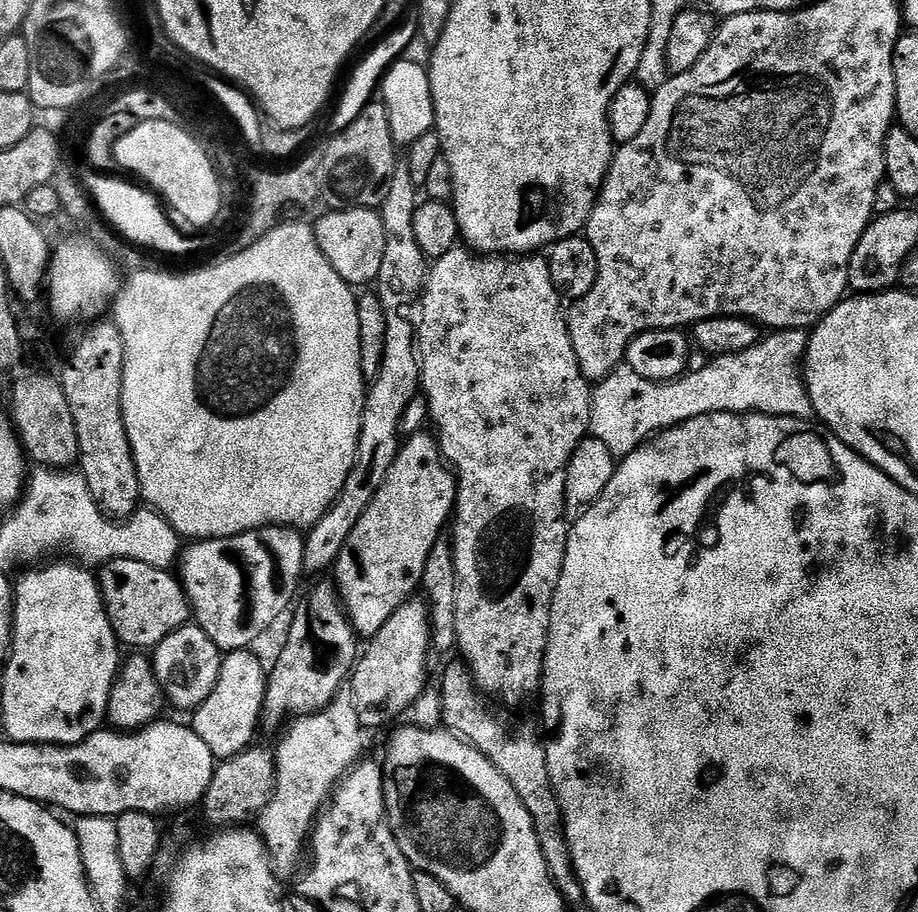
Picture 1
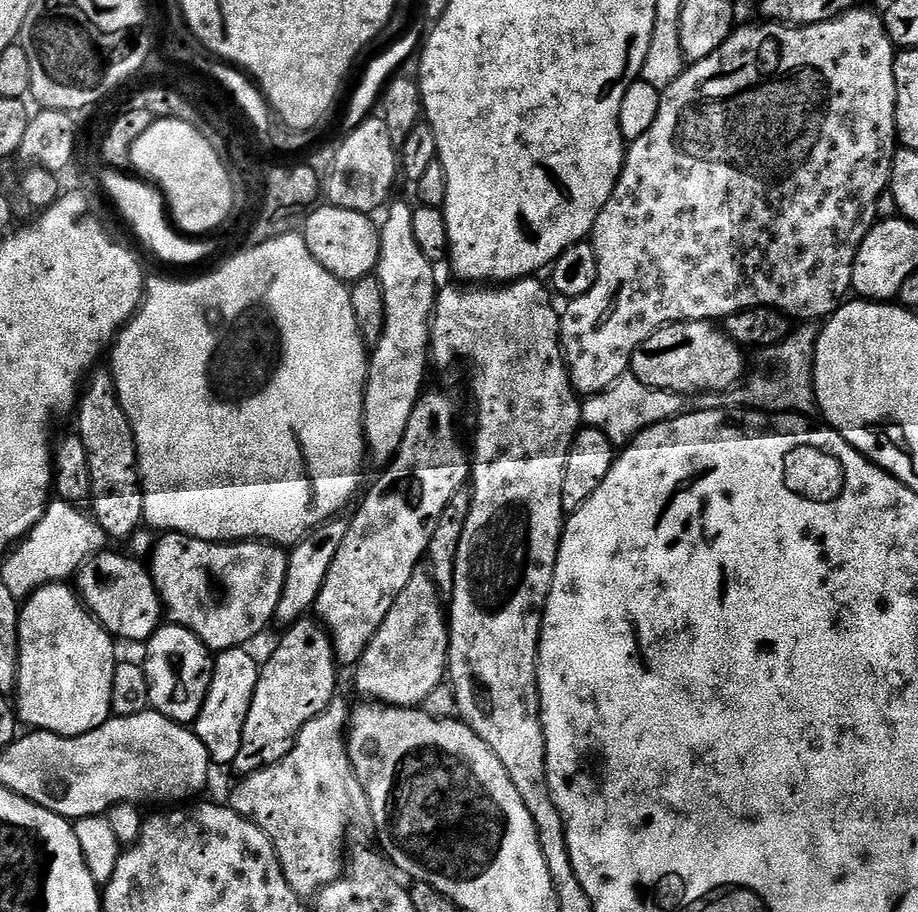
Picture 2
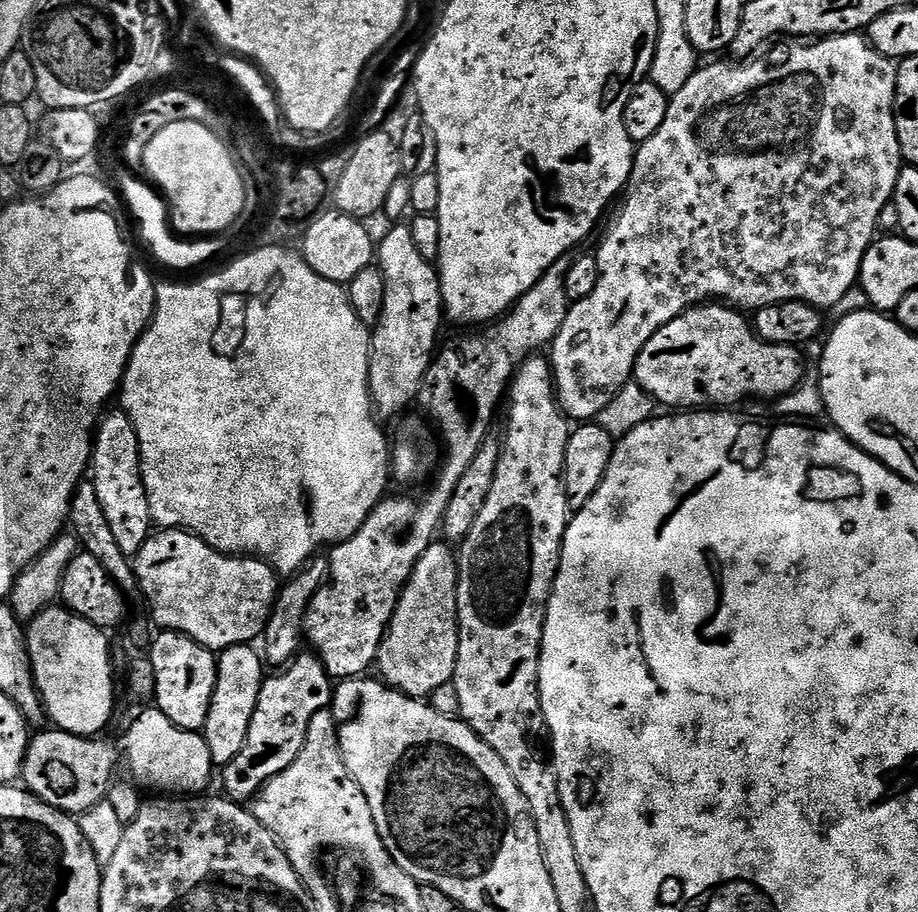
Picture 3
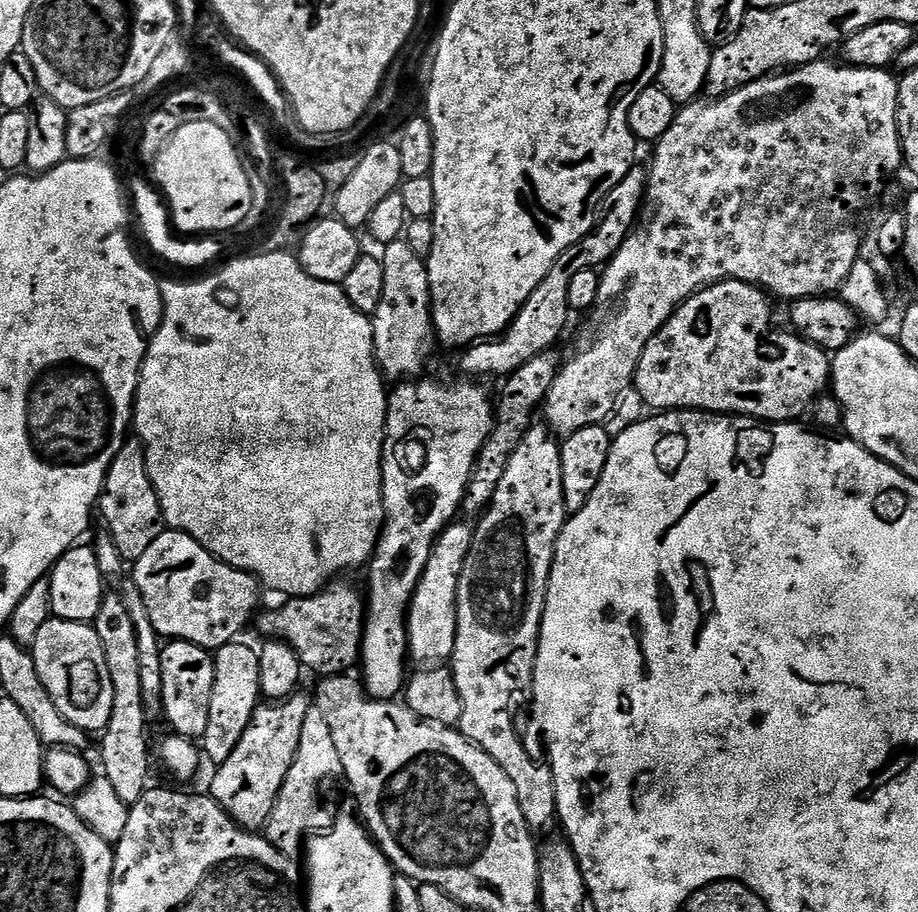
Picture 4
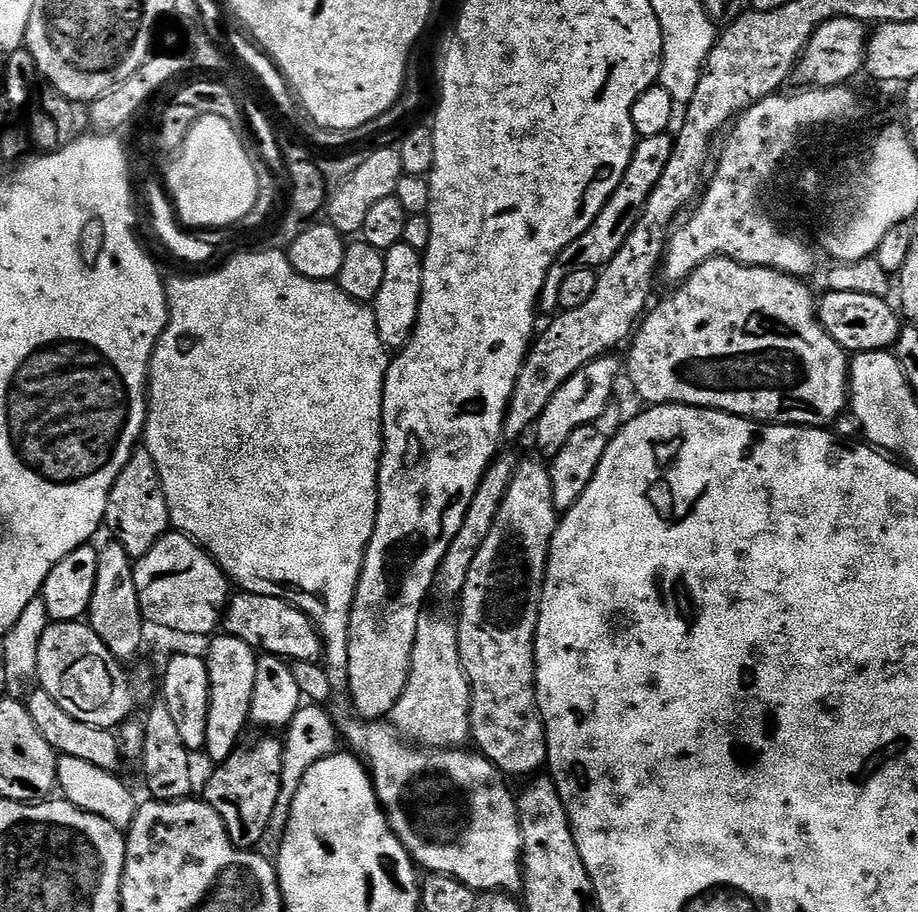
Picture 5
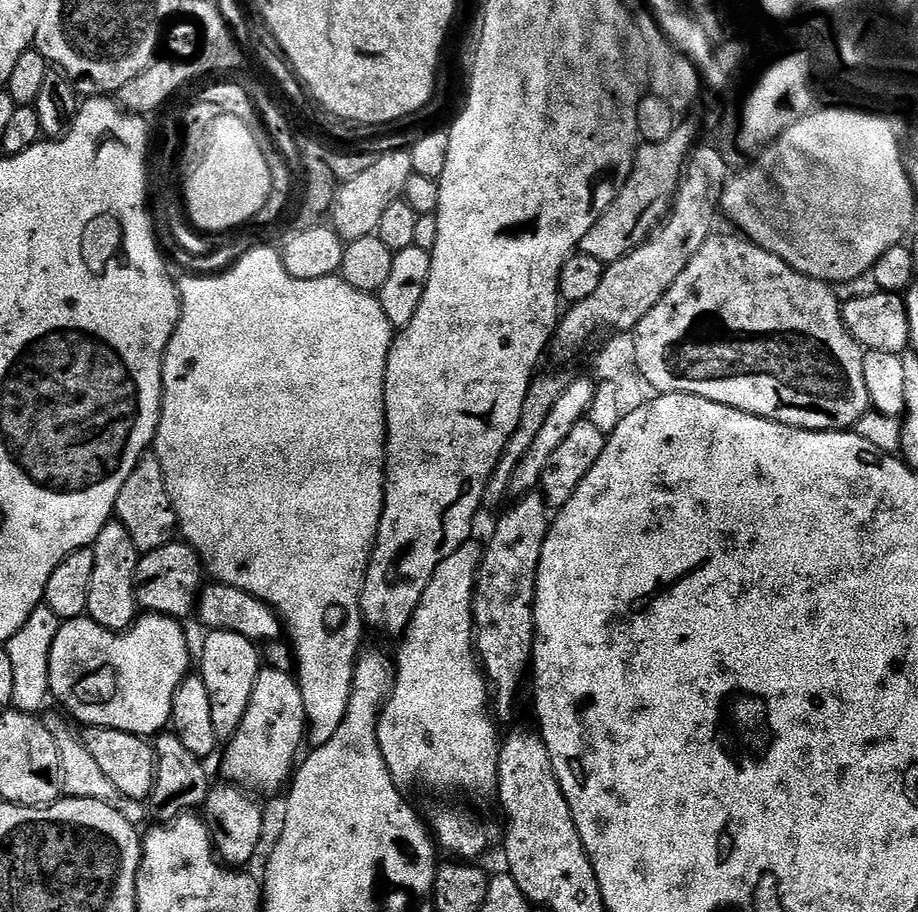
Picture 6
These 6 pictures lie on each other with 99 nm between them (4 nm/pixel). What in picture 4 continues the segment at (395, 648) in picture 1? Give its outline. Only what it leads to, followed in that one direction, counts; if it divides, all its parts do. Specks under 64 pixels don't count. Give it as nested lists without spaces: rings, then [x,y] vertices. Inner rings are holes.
[[[453,522],[441,532],[436,540],[436,545],[430,556],[430,562],[426,564],[426,570],[418,582],[418,586],[412,595],[412,605],[408,608],[408,651],[411,659],[420,663],[420,666],[436,666],[441,662],[452,659],[454,642],[458,622],[456,621],[456,599],[458,598],[458,586],[462,578],[462,570],[466,566],[466,558],[470,554],[470,546],[474,542],[476,529],[471,523],[460,524]]]

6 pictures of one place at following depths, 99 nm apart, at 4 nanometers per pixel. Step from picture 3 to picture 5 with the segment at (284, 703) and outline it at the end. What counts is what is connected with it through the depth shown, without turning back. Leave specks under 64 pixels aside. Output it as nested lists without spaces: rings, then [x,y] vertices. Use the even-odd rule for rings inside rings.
[[[264,734],[261,740],[256,740],[253,744],[245,743],[237,747],[235,752],[230,754],[230,758],[219,761],[212,772],[212,777],[204,784],[204,793],[202,799],[205,804],[211,806],[222,818],[226,826],[226,834],[232,839],[232,843],[237,844],[239,848],[249,850],[255,849],[256,844],[261,839],[267,837],[268,827],[274,814],[274,806],[278,806],[278,794],[282,786],[282,762],[284,761],[284,746],[275,735]]]

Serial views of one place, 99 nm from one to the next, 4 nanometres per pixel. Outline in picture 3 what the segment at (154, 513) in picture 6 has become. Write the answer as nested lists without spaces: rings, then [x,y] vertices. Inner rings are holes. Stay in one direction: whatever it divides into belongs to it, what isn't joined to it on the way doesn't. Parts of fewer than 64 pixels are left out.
[[[123,410],[115,411],[109,411],[97,427],[92,441],[90,479],[94,490],[98,490],[98,503],[102,505],[102,514],[106,514],[106,523],[110,525],[122,554],[134,558],[142,550],[148,537],[153,535],[154,525],[142,478],[136,427]]]

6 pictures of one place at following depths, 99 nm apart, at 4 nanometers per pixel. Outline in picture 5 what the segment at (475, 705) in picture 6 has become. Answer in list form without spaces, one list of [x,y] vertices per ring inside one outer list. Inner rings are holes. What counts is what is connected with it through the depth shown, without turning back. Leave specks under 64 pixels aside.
[[[421,615],[412,651],[410,678],[402,698],[390,714],[390,723],[405,741],[425,748],[460,748],[469,743],[472,686],[460,661],[458,628],[444,616]]]

